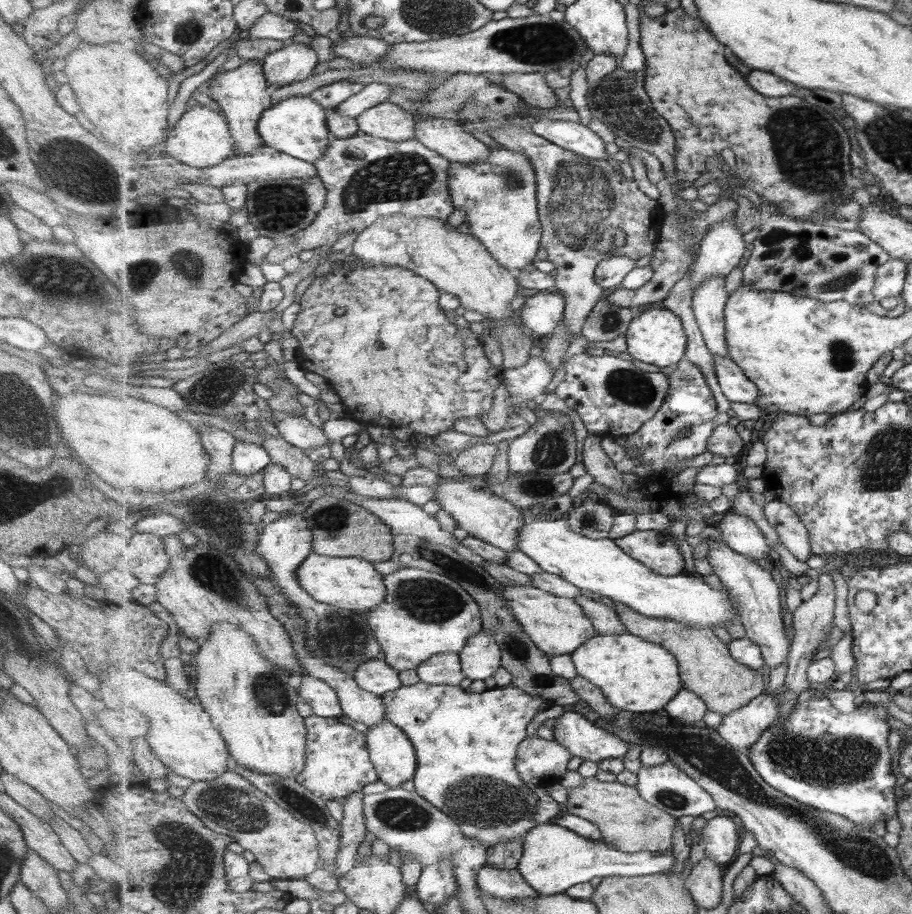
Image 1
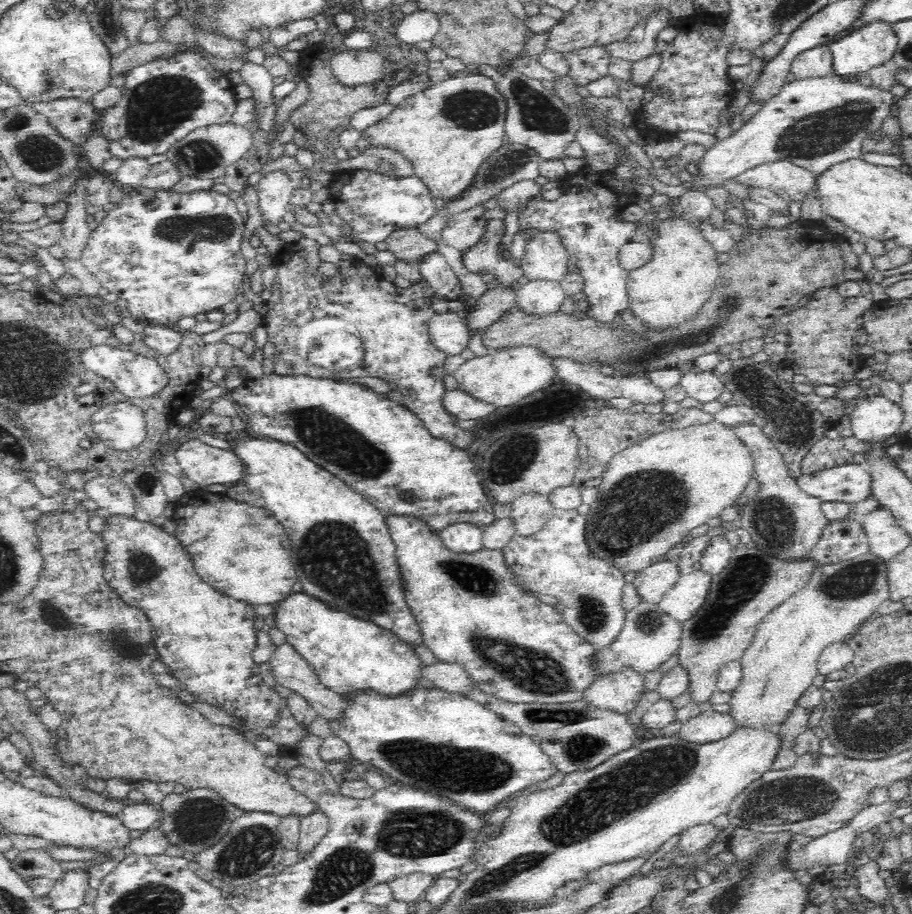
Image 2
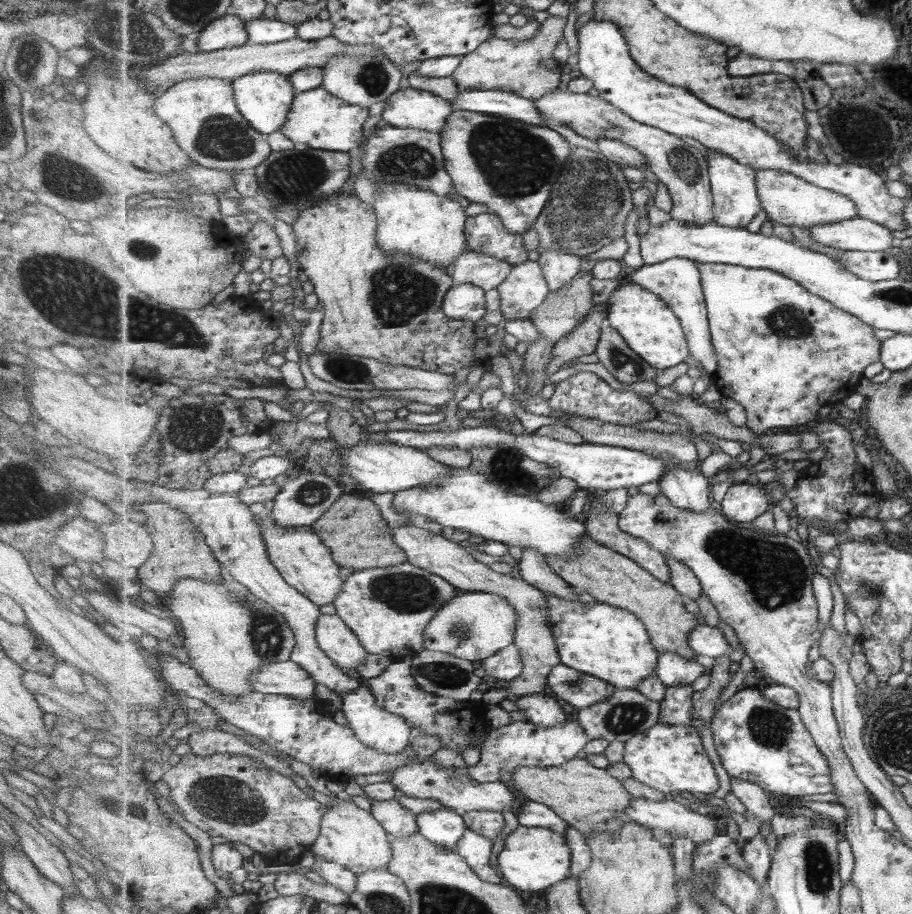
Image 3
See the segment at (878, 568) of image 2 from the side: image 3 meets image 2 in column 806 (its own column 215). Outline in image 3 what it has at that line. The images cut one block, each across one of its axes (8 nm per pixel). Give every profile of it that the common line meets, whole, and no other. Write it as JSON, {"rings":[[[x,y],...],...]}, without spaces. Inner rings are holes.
{"rings":[[[226,575],[221,584],[207,584],[203,580],[179,580],[173,594],[169,594],[166,608],[169,608],[175,619],[179,620],[180,629],[185,636],[187,650],[191,658],[191,665],[196,668],[201,676],[208,682],[207,686],[229,694],[229,696],[243,696],[253,694],[250,676],[264,664],[285,662],[292,660],[292,652],[296,647],[296,634],[289,626],[283,614],[271,604],[259,600],[249,588],[241,582]]]}

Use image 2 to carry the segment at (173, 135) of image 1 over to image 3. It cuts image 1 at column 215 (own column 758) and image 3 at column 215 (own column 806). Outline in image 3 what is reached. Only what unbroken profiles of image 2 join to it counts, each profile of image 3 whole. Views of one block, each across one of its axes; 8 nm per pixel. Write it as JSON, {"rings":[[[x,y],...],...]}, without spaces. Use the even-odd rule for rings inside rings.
{"rings":[[[198,77],[173,85],[158,97],[157,117],[172,129],[177,144],[195,163],[215,170],[252,172],[271,155],[267,137],[243,117],[236,102],[234,87],[217,77]]]}

